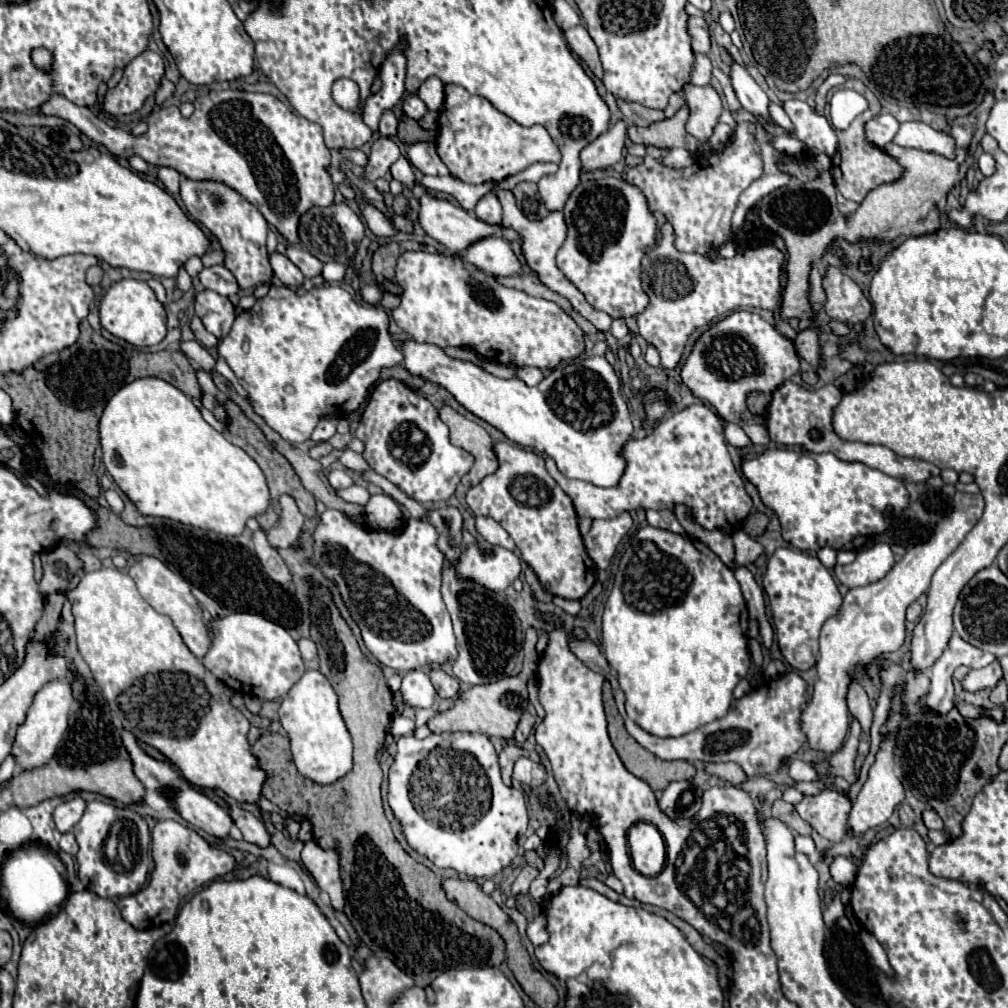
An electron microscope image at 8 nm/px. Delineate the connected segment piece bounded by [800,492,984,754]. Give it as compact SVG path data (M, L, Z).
M954 494L954 512L944 518L932 538L920 546L912 546L906 556L894 564L894 568L878 582L862 588L850 588L836 616L828 618L820 632L818 654L818 682L814 686L812 700L806 704L800 716L800 728L808 738L812 750L832 754L836 752L848 732L848 706L846 690L852 674L858 676L858 664L876 662L884 652L894 652L904 644L906 636L906 608L930 586L936 568L956 550L964 536L974 528L984 512L982 494Z

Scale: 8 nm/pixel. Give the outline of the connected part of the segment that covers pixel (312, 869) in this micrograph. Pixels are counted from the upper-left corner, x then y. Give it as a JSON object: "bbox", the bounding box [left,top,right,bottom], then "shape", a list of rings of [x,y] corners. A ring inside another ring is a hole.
{"bbox":[302,840,344,910],"shape":[[[310,840],[304,844],[302,862],[304,862],[306,870],[314,876],[320,890],[330,896],[332,906],[336,910],[342,910],[344,908],[344,894],[342,894],[338,854],[334,850],[322,850],[314,840]]]}

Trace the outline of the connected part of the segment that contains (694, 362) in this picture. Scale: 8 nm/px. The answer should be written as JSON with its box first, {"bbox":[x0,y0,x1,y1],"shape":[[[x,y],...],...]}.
{"bbox":[682,310,800,446],"shape":[[[738,310],[700,336],[682,368],[682,380],[694,392],[694,396],[716,408],[716,412],[726,422],[742,426],[742,430],[750,436],[754,444],[766,446],[770,444],[770,440],[764,420],[760,416],[754,416],[746,408],[746,394],[770,394],[798,370],[800,362],[796,358],[794,344],[784,338],[774,326],[762,320],[760,314]]]}

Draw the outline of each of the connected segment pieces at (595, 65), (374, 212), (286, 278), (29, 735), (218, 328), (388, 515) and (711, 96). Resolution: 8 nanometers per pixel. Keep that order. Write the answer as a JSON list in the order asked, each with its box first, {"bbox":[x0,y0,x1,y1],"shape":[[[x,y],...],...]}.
[{"bbox":[564,24,602,78],"shape":[[[580,24],[580,26],[568,28],[564,32],[564,36],[566,36],[568,46],[572,48],[572,52],[580,56],[580,60],[592,70],[592,74],[596,78],[602,78],[602,64],[600,64],[600,58],[598,58],[598,50],[596,50],[596,44],[590,38],[588,30]]]},{"bbox":[356,192,396,237],"shape":[[[356,192],[356,194],[358,194],[356,202],[360,204],[360,210],[362,210],[362,214],[366,216],[368,228],[378,237],[393,237],[396,234],[396,230],[394,230],[394,226],[388,222],[388,218],[386,218],[378,208],[366,204],[366,202],[362,200],[362,196],[360,196],[360,192]]]},{"bbox":[270,252,304,288],"shape":[[[274,252],[270,256],[270,264],[272,264],[272,270],[274,270],[274,276],[288,288],[296,288],[304,282],[304,274],[284,256],[284,254],[278,254]]]},{"bbox":[12,682,74,770],"shape":[[[48,682],[34,694],[32,706],[28,708],[24,722],[18,726],[16,740],[12,746],[12,756],[16,758],[16,764],[20,766],[20,770],[40,768],[50,762],[50,758],[54,756],[62,740],[62,734],[68,728],[68,710],[72,702],[74,698],[68,682]]]},{"bbox":[194,290,234,340],"shape":[[[212,290],[198,292],[194,296],[196,316],[202,320],[208,332],[212,332],[218,340],[222,340],[234,322],[234,308],[226,296],[220,296]]]},{"bbox":[366,494,404,530],"shape":[[[384,494],[370,498],[366,506],[366,514],[368,514],[368,522],[374,528],[382,528],[382,530],[396,530],[404,522],[404,514],[398,508],[398,504]]]},{"bbox":[684,84,722,142],"shape":[[[688,84],[684,86],[684,98],[690,108],[690,120],[686,124],[688,134],[702,142],[708,140],[722,112],[722,100],[718,92],[710,84],[708,86]]]}]

